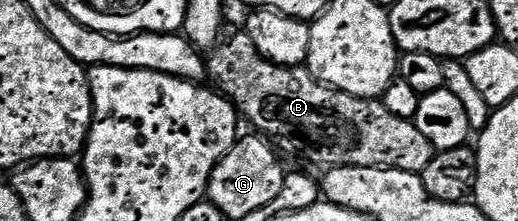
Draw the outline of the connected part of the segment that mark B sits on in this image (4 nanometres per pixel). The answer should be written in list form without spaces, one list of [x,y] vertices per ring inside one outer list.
[[[244,31],[228,37],[219,40],[209,50],[206,72],[209,80],[215,81],[213,84],[217,92],[226,100],[233,101],[234,108],[259,129],[255,129],[259,134],[273,139],[286,149],[294,148],[300,156],[307,157],[312,164],[322,165],[321,167],[376,167],[421,175],[424,167],[432,163],[436,152],[434,145],[424,139],[424,134],[414,126],[413,121],[400,119],[400,115],[392,115],[392,111],[388,111],[381,100],[353,97],[344,91],[333,89],[330,85],[322,84],[310,74],[309,68],[277,65],[264,59],[264,55],[256,51],[256,43],[252,43],[252,39]]]

